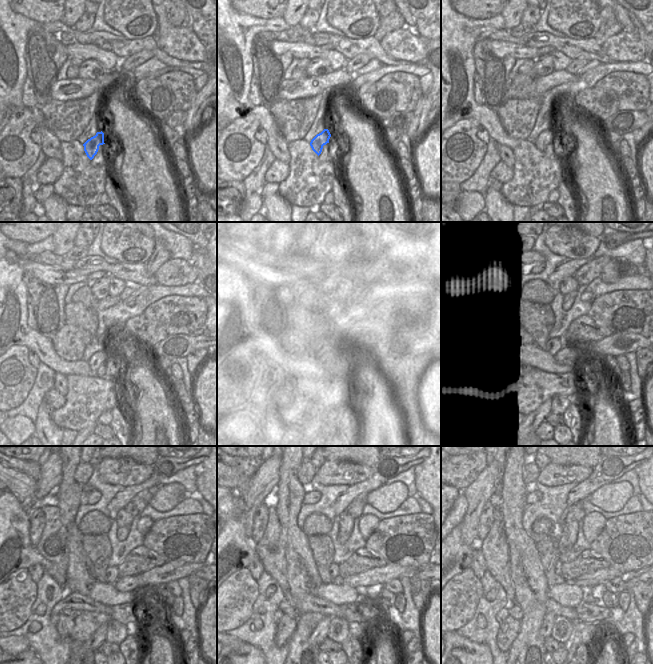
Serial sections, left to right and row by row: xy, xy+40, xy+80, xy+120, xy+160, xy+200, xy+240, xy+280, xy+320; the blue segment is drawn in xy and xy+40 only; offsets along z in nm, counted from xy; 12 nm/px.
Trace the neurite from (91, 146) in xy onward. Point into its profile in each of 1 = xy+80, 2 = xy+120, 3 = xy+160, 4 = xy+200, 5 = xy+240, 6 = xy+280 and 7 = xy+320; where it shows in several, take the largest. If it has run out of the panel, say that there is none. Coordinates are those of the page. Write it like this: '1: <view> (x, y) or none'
1: xy+80 (546, 137)
2: xy+120 (96, 360)
3: xy+160 (326, 355)
4: xy+200 (553, 346)
5: xy+240 (111, 575)
6: xy+280 (334, 568)
7: xy+320 (558, 565)

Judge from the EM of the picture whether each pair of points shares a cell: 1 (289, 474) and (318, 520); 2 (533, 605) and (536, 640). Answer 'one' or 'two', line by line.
1: two
2: one

